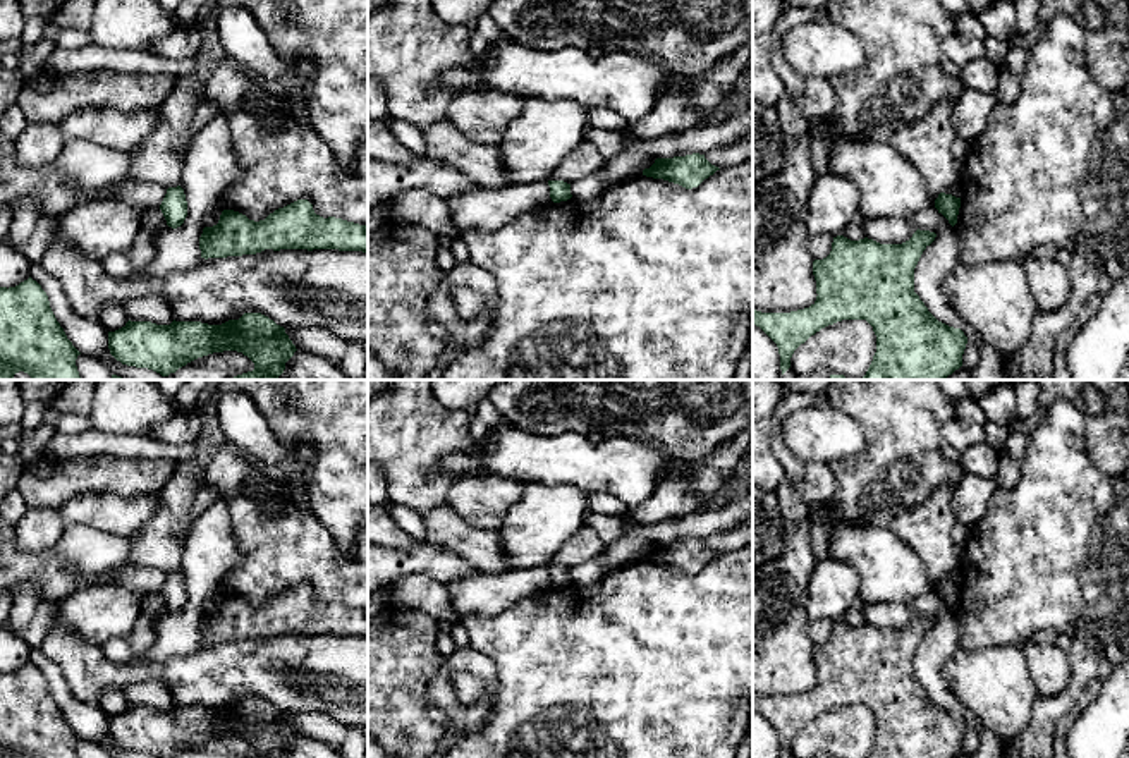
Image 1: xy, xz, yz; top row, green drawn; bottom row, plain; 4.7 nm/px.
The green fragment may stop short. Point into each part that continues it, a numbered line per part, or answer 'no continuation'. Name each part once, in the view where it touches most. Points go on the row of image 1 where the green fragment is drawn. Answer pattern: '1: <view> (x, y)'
no continuation

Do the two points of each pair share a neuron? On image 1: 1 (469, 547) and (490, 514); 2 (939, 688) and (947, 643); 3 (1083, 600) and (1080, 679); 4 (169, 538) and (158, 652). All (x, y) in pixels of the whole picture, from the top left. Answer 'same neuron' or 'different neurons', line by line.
1: different neurons
2: same neuron
3: different neurons
4: different neurons

